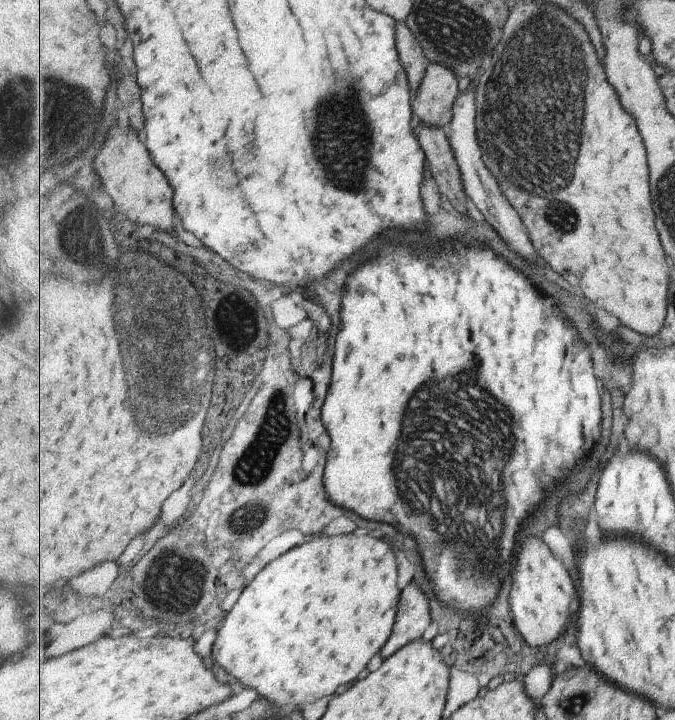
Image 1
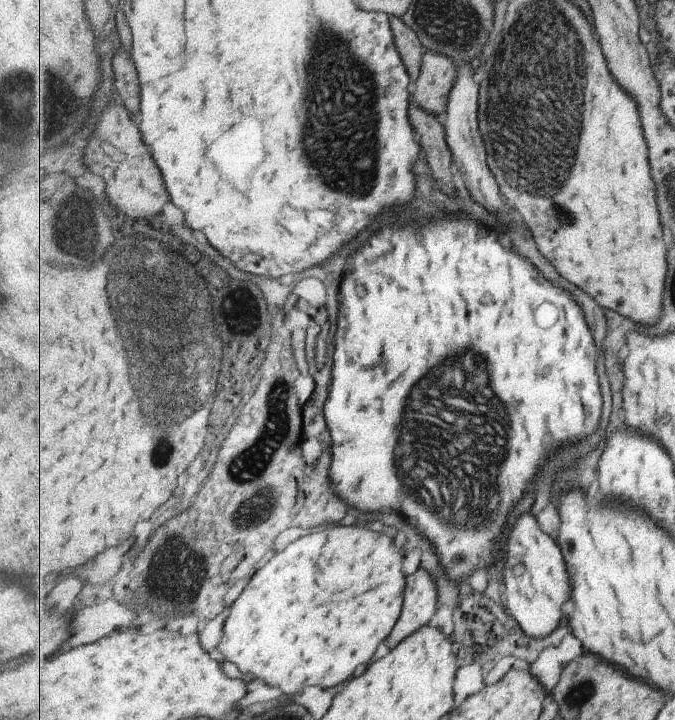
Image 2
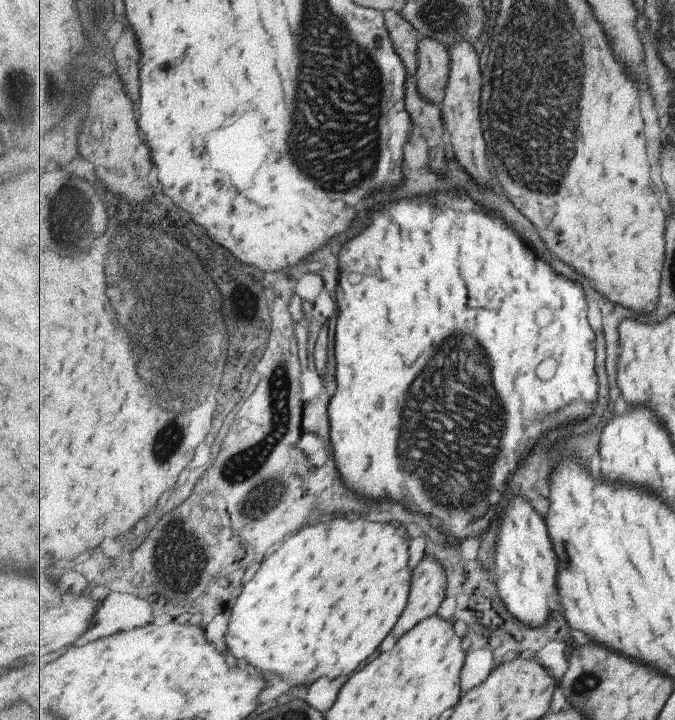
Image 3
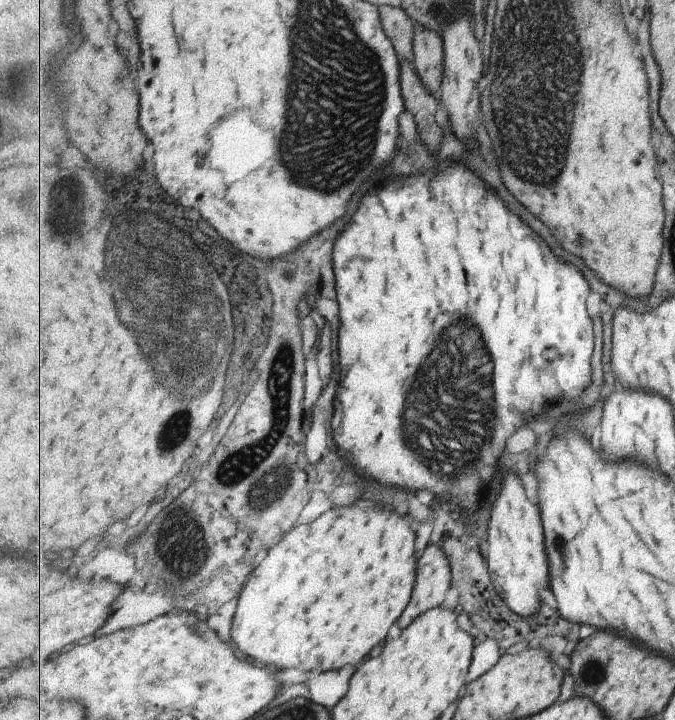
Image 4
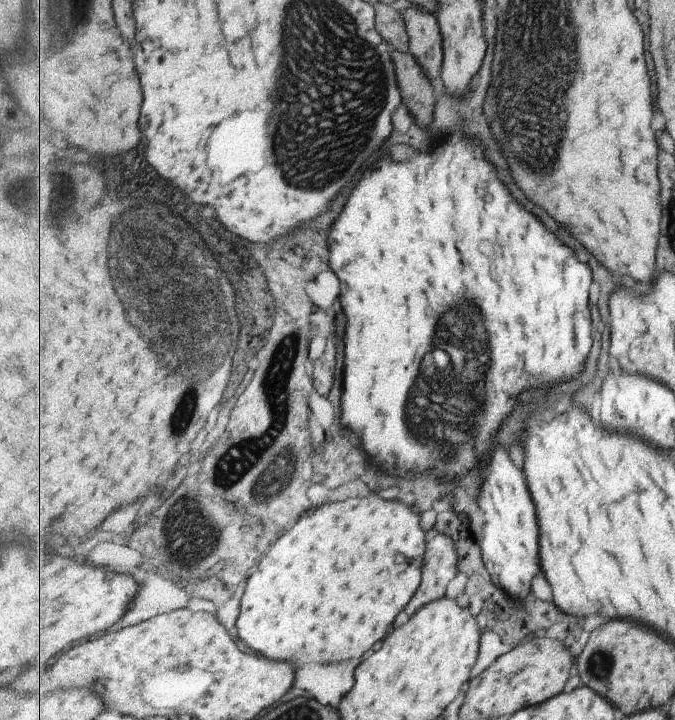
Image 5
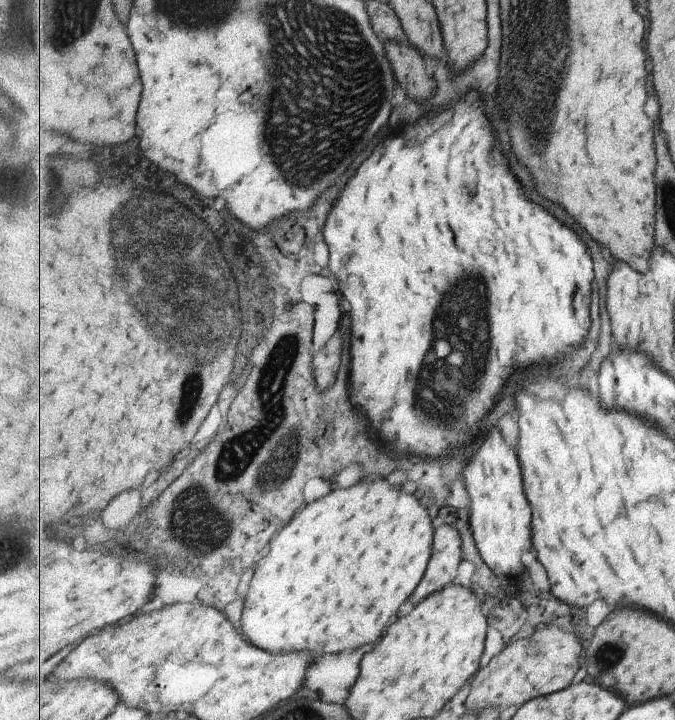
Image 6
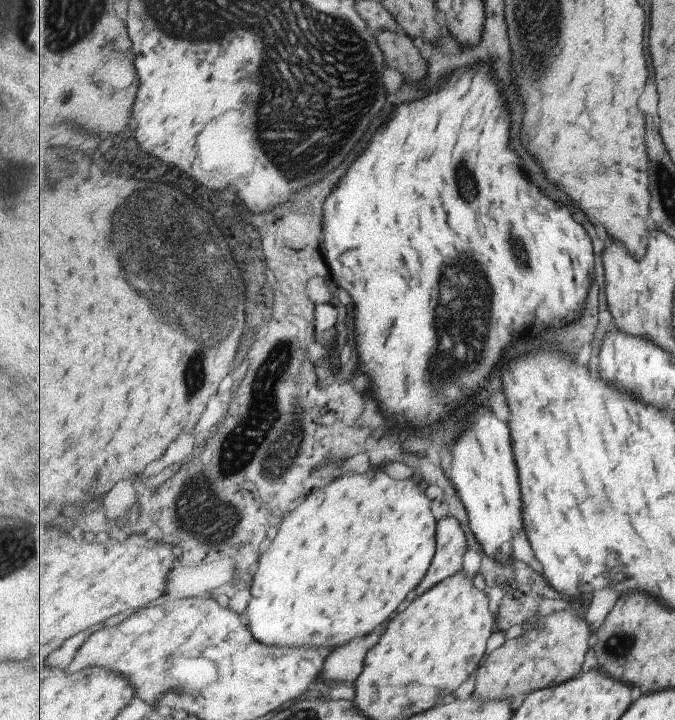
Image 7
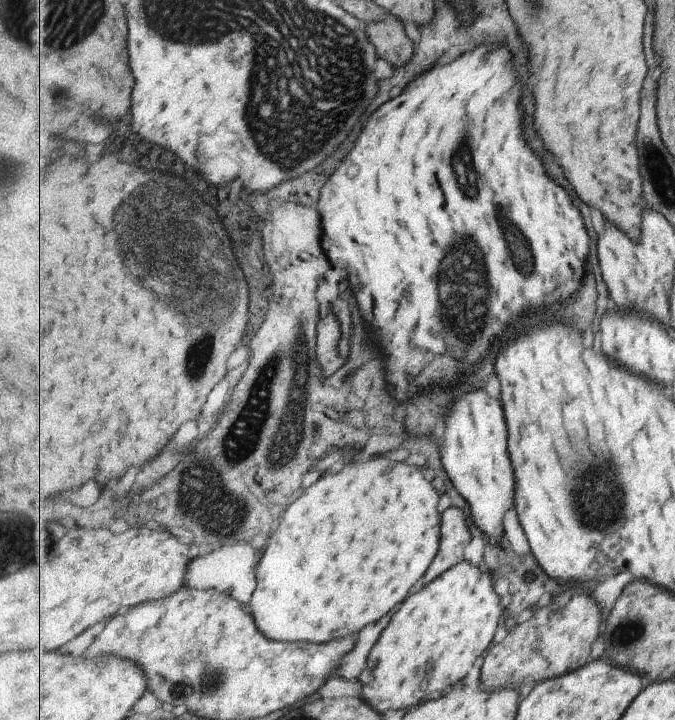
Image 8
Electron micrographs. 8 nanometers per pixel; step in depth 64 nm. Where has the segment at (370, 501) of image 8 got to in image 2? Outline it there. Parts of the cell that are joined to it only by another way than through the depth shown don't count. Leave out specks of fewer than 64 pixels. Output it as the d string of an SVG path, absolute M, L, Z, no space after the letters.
M343 524L325 526L319 534L307 534L303 538L295 540L283 552L277 552L277 556L273 556L273 560L269 564L265 564L265 568L261 568L261 572L257 572L257 576L253 578L253 584L249 584L249 588L245 588L245 592L241 594L241 600L237 600L237 604L233 604L230 609L231 614L225 620L223 636L217 646L223 662L235 664L239 672L251 674L255 680L263 680L271 688L281 688L288 697L287 702L290 702L291 698L296 698L297 692L303 692L307 686L321 684L323 688L329 688L329 686L349 680L351 676L355 676L355 672L361 664L367 666L373 660L373 654L377 652L379 644L385 638L389 638L389 634L393 632L393 628L401 616L403 602L405 602L405 588L407 588L407 578L403 574L403 562L405 562L405 554L403 554L403 550L397 548L395 538L389 534L383 534L379 530L371 530L367 526L343 526Z

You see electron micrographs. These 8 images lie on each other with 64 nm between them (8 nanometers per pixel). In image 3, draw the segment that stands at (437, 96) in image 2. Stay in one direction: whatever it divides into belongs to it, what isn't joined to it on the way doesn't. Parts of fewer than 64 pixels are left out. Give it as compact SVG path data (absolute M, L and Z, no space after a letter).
M421 38L419 41L419 72L416 76L417 90L427 100L442 102L445 100L451 74L450 52L433 38Z

